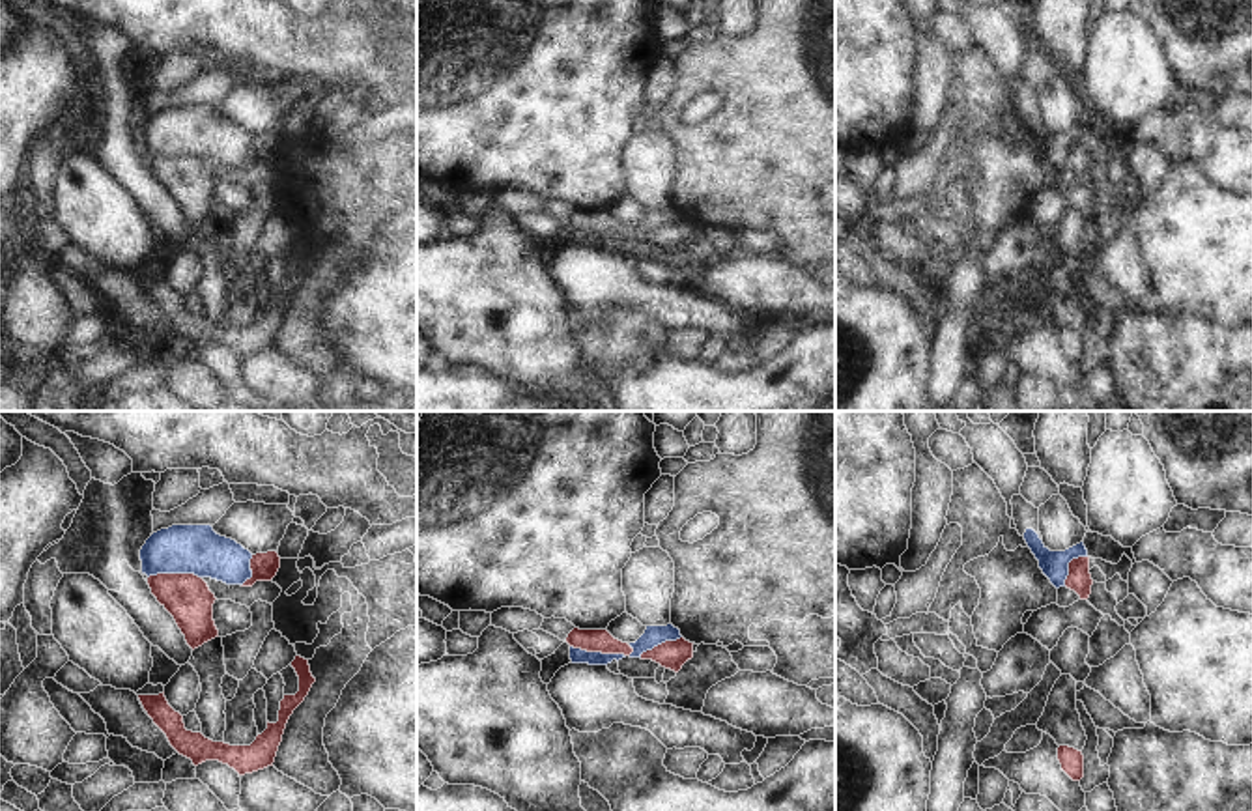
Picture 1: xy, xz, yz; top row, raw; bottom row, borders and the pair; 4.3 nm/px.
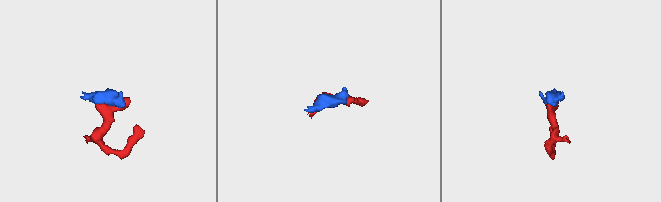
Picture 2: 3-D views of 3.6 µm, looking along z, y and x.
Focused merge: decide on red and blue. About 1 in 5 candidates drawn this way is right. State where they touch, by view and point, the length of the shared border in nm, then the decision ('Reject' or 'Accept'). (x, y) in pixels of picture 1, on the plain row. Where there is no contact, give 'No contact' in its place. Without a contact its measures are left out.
Touches red at xz (598, 232). Shared border 240 nm. Reject.

